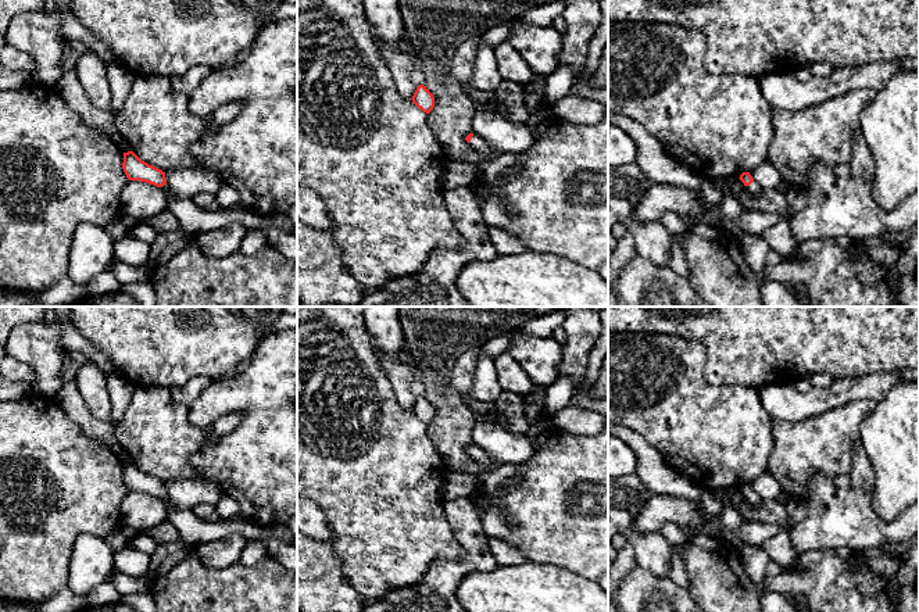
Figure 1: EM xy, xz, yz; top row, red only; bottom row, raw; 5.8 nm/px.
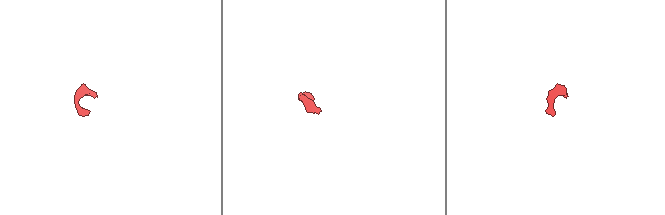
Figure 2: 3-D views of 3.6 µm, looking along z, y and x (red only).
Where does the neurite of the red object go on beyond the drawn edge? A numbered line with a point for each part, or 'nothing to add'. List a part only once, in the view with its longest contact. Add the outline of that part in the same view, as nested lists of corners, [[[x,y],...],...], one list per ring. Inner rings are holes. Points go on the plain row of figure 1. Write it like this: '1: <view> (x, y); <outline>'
1: xz (478, 455); [[[473,444],[469,457],[473,464],[484,465],[489,470],[496,469],[497,466],[490,461],[490,457],[476,444]]]

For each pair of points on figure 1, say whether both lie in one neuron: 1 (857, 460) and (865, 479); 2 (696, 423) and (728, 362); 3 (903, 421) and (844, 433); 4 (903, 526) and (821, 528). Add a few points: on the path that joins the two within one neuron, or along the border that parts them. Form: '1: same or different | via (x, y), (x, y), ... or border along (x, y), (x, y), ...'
1: same | via (860, 464), (861, 475)
2: different | border along (704, 354), (704, 375), (710, 383), (748, 387)
3: different | border along (876, 403), (862, 421), (858, 439)
4: same | via (882, 529), (841, 528)

